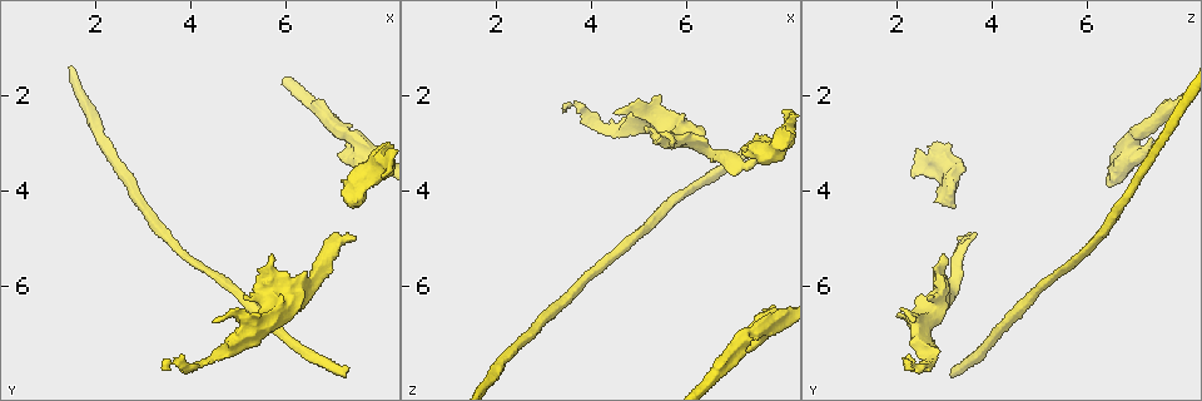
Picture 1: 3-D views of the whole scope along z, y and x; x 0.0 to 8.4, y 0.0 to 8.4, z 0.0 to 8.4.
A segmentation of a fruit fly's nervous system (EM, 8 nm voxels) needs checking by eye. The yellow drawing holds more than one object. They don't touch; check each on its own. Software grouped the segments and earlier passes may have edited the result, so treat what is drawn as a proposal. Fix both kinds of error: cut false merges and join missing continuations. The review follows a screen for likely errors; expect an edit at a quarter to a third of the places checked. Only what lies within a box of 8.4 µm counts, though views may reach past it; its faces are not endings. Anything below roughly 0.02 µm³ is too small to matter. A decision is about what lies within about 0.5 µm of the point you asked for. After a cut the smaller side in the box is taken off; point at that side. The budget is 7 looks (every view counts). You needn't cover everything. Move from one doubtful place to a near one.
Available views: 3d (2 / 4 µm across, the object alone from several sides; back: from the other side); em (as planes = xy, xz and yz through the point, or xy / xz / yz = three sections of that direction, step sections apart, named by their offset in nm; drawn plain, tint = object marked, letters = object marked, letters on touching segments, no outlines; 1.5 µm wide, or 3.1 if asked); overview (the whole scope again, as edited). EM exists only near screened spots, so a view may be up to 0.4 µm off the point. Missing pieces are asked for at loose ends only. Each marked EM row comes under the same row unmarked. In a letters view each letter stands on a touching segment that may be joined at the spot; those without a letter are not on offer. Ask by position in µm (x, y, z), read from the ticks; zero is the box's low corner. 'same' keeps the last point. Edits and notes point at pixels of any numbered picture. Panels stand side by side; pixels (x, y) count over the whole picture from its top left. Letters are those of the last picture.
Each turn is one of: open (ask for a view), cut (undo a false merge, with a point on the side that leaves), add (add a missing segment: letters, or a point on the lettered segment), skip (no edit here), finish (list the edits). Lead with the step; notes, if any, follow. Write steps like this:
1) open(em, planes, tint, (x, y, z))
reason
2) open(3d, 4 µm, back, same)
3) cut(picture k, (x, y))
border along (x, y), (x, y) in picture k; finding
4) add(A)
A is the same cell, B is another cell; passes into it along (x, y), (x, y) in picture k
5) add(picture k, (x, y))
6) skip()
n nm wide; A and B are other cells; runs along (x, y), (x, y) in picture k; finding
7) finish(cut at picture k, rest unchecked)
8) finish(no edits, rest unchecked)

open(em, planes, letters, (7.35, 7.65, 3.20))
free end

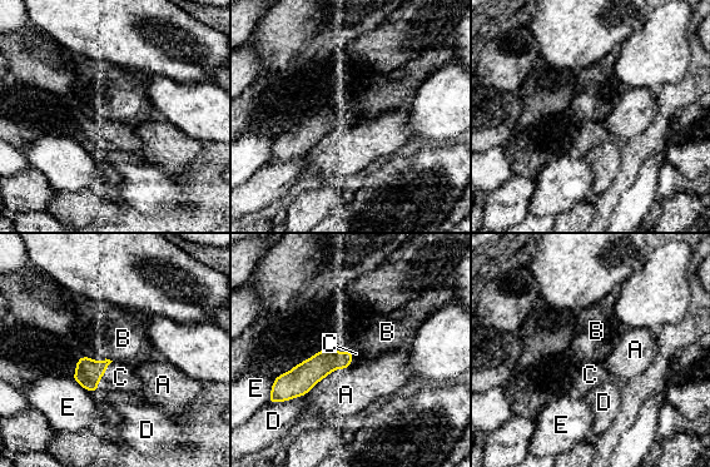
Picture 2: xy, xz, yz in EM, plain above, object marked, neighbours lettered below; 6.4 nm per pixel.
add(C)
110 nm wide; C is the same cell, A, B, D and E are other cells; the neuron continues

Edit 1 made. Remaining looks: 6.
open(overview)
see it whole again

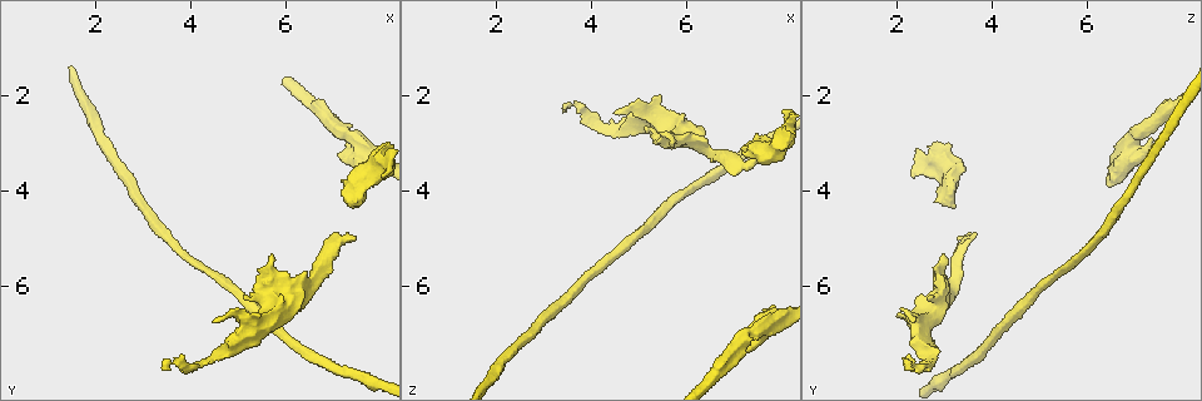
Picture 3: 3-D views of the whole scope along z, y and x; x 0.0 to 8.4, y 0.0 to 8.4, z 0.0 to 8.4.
open(3d, 2 µm, (3.35, 7.75, 2.35))
tapers out

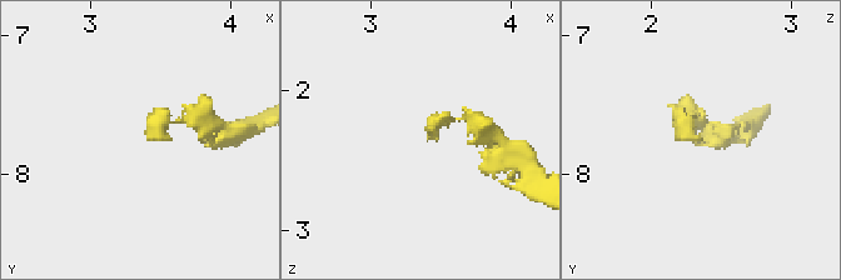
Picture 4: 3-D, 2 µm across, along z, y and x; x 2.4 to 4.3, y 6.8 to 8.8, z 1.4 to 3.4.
open(em, planes, letters, (3.38, 7.76, 2.32))
shape alone is not enough

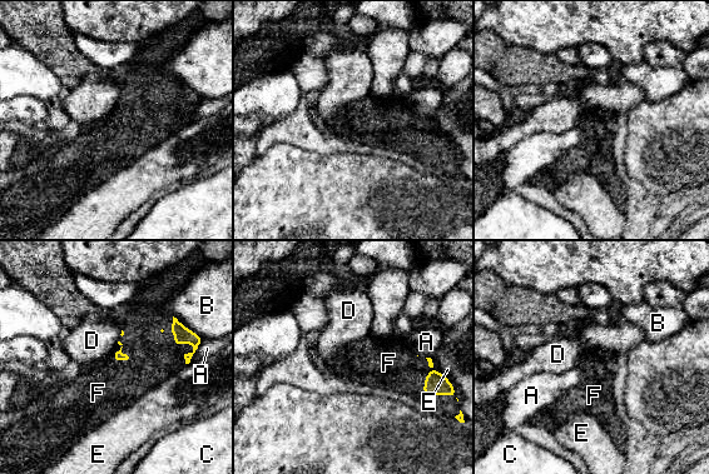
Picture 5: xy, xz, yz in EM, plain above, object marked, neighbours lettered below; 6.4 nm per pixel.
add(F)
F touches over 320 nm; F is the same cell, A, B, C, D and E are other cells; passes into it along (182, 335), (181, 344), (153, 357) in picture 5; the neuron continues

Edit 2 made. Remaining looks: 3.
finish(add at picture 2, add at picture 5, rest unchecked)

